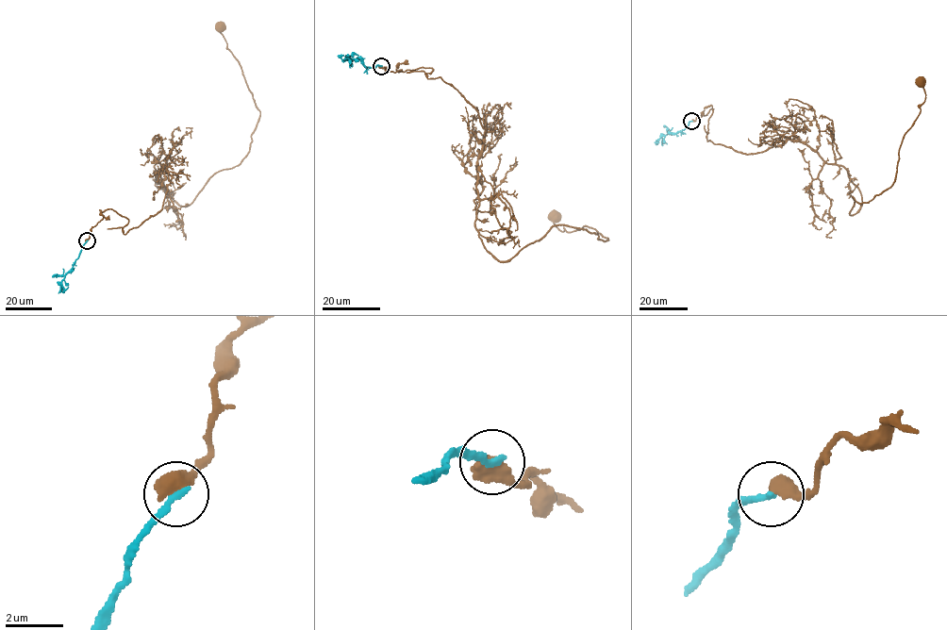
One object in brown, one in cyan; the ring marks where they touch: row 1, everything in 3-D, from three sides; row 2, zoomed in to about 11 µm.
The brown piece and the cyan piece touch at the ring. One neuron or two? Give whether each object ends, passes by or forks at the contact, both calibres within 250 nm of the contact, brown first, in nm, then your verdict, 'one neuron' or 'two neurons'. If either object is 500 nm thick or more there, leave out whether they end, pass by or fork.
650 nm thick on the brown side, 260 nm on the other; two neurons

